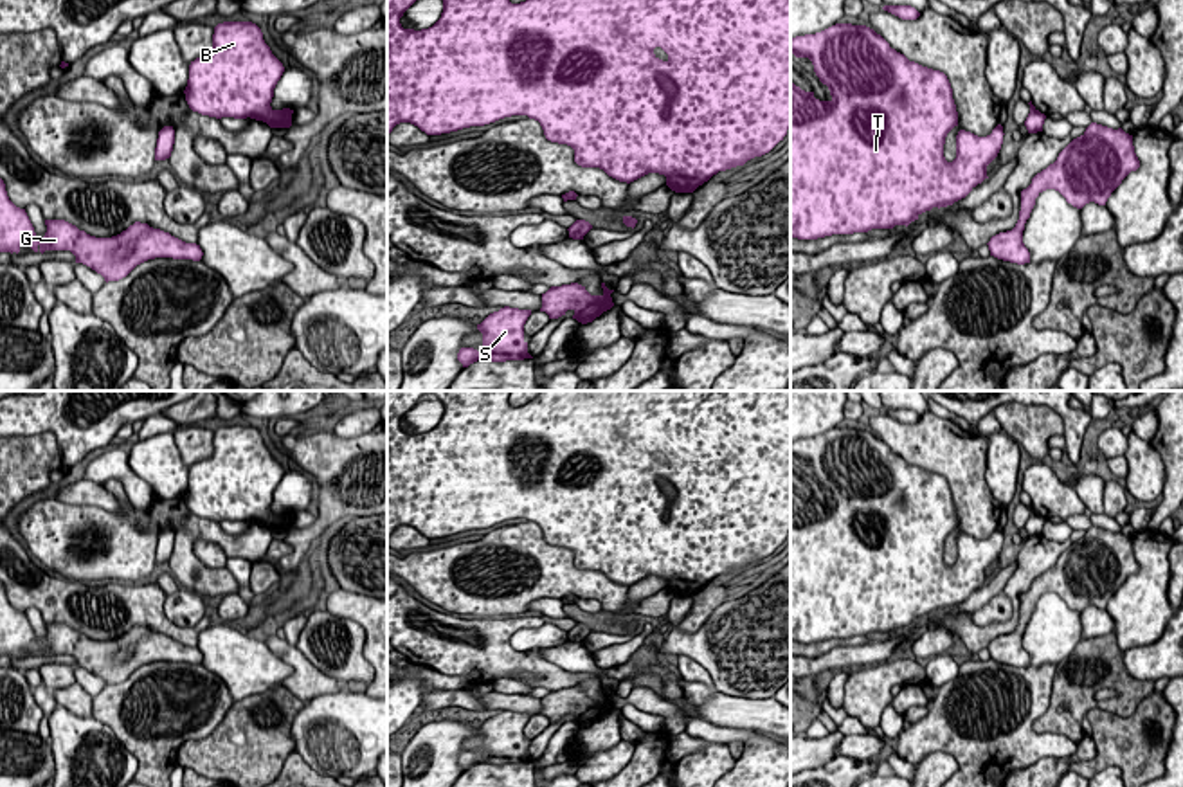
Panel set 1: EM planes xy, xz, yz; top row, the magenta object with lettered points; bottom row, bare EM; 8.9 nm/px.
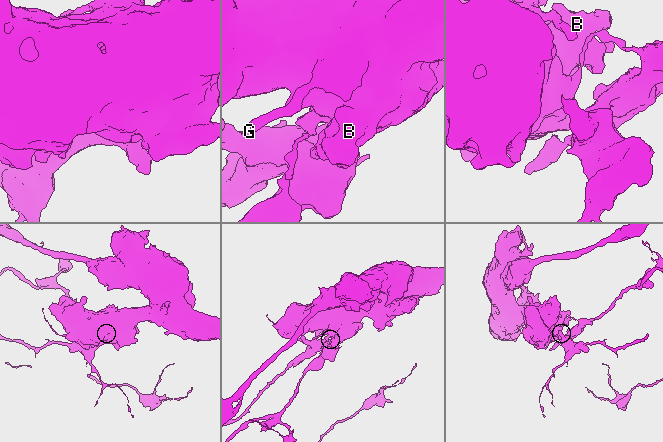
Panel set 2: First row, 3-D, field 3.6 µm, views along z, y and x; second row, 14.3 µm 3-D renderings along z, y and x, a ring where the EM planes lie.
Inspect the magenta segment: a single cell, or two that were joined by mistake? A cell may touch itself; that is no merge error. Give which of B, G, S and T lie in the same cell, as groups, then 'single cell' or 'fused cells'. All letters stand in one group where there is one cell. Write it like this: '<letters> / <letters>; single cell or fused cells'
B T / G S; fused cells

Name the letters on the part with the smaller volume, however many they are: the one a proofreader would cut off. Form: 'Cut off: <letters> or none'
Cut off: G, S

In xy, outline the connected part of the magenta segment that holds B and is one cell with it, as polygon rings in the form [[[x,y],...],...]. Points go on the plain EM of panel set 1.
[[[223,425],[214,430],[212,456],[189,468],[185,504],[202,519],[250,520],[270,531],[290,531],[293,513],[270,510],[283,475],[256,427]]]

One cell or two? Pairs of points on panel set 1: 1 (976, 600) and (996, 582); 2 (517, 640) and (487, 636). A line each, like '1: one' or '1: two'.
1: one
2: two

